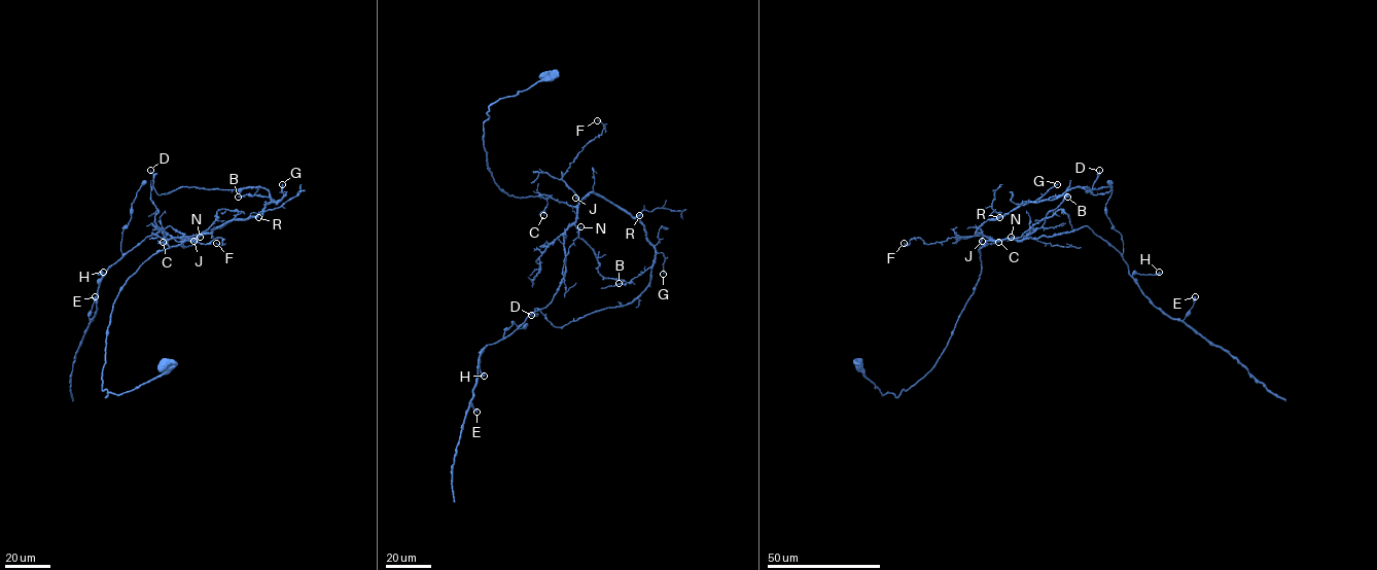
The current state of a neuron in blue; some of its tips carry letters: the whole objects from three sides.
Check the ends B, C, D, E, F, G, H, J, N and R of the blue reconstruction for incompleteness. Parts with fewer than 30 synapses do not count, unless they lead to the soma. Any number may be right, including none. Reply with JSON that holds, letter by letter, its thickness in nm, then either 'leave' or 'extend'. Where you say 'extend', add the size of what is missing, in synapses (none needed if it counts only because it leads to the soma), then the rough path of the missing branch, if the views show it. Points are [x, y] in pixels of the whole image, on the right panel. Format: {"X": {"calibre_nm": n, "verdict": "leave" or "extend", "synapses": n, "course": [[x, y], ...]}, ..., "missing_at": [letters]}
{"B": {"calibre_nm": 160, "verdict": "leave"}, "C": {"calibre_nm": 100, "verdict": "leave"}, "D": {"calibre_nm": 110, "verdict": "leave"}, "E": {"calibre_nm": 500, "verdict": "leave"}, "F": {"calibre_nm": 110, "verdict": "leave"}, "G": {"calibre_nm": 170, "verdict": "leave"}, "H": {"calibre_nm": 550, "verdict": "leave"}, "J": {"calibre_nm": 110, "verdict": "leave"}, "N": {"calibre_nm": 130, "verdict": "leave"}, "R": {"calibre_nm": 120, "verdict": "leave"}, "missing_at": []}

